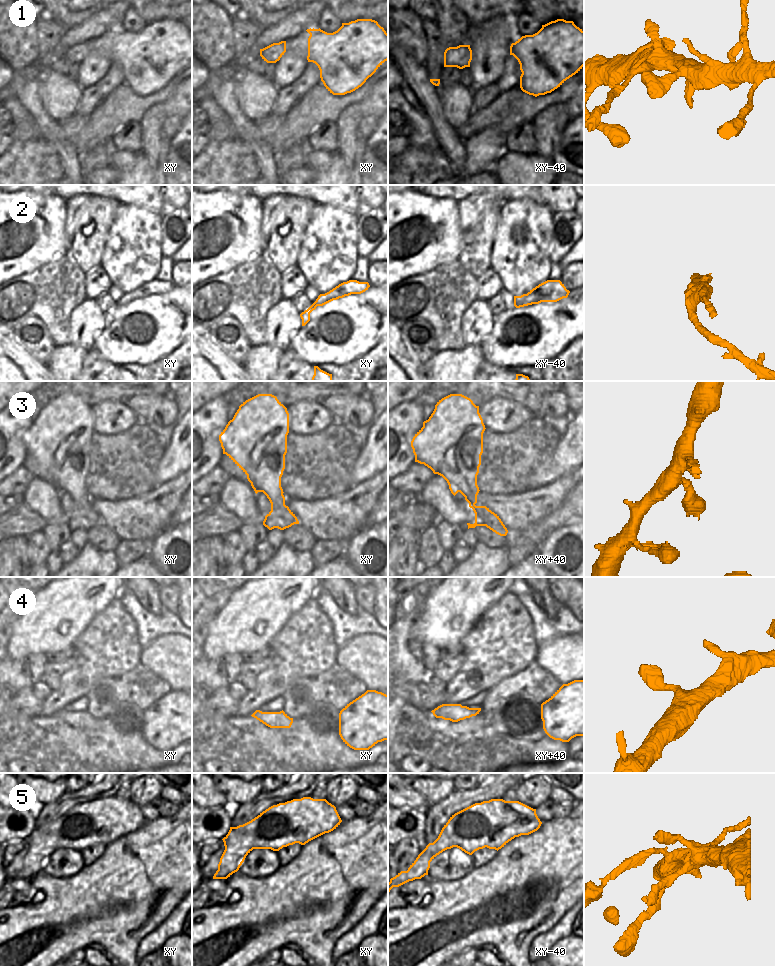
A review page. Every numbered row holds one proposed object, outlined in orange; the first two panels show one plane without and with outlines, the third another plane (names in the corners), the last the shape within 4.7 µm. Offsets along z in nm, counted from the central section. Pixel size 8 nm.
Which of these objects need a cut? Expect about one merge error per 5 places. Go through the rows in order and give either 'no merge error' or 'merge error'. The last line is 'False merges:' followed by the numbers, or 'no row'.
1: no merge error
2: no merge error
3: no merge error
4: no merge error
5: no merge error
False merges: no row

